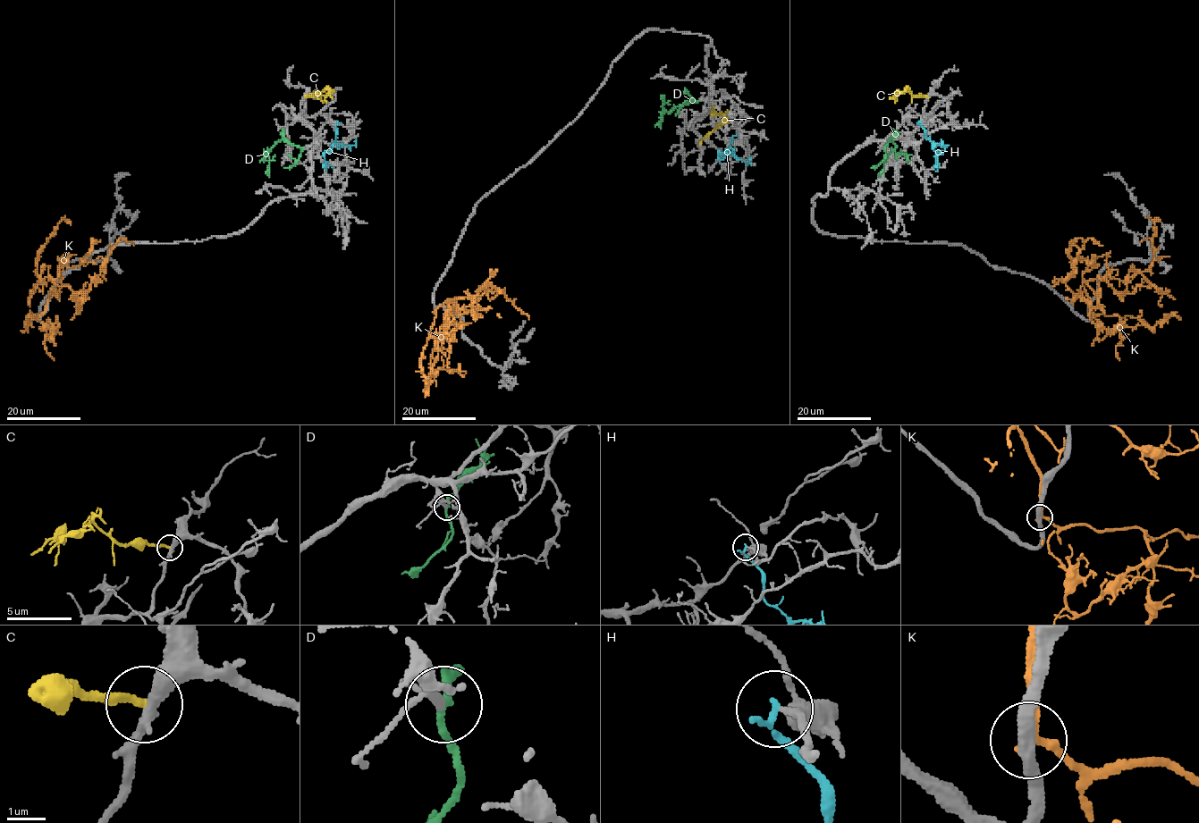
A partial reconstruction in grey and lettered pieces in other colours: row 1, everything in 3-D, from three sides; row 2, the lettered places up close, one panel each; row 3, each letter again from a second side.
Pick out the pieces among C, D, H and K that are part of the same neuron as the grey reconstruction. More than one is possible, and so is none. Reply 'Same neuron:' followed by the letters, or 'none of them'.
Same neuron: D, H

